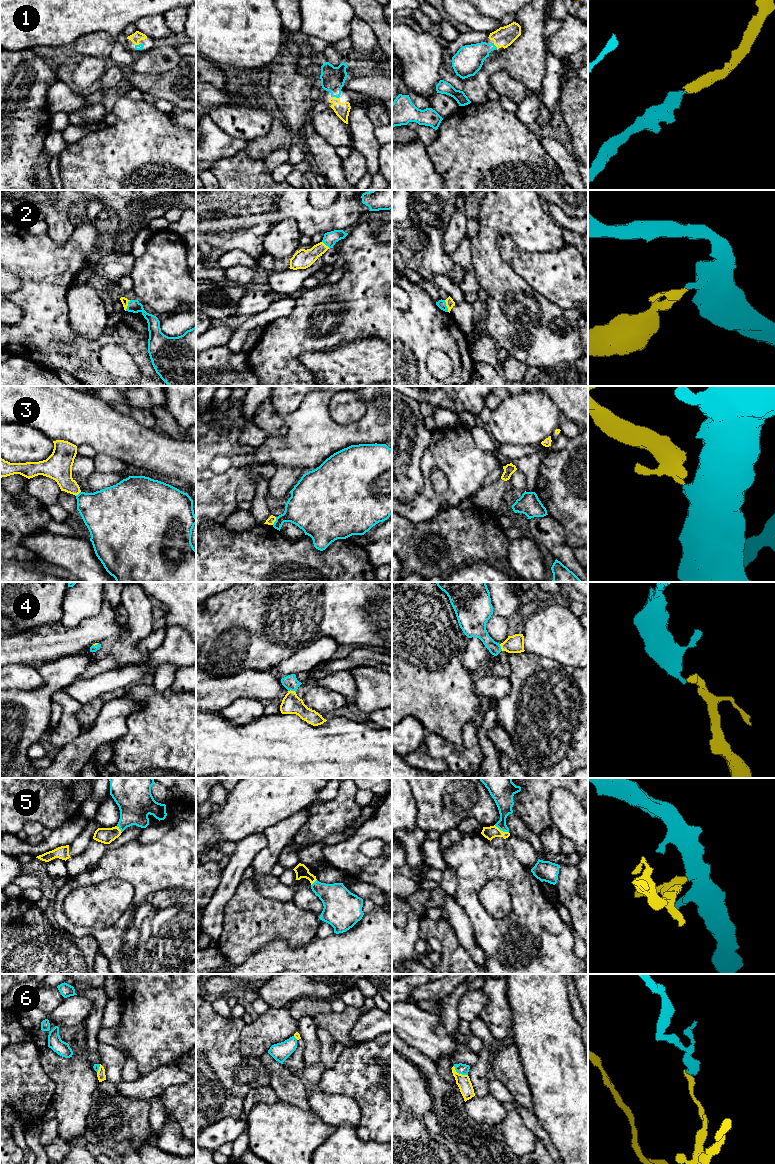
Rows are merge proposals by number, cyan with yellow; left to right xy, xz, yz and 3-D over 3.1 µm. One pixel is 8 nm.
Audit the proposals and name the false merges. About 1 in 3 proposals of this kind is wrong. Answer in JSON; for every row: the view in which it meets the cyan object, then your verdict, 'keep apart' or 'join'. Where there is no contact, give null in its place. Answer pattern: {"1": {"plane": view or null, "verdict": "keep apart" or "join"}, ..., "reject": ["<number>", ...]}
{"1": {"plane": "xz", "verdict": "join"}, "2": {"plane": "yz", "verdict": "join"}, "3": {"plane": "xz", "verdict": "keep apart"}, "4": {"plane": "xz", "verdict": "join"}, "5": {"plane": "yz", "verdict": "join"}, "6": {"plane": "yz", "verdict": "keep apart"}, "reject": ["3", "6"]}

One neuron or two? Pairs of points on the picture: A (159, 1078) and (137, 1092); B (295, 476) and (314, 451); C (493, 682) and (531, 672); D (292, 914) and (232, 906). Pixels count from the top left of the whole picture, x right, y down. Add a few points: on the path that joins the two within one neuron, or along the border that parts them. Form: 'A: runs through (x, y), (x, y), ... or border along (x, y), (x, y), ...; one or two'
A: runs through (154, 1083), (142, 1088); one
B: border along (277, 469), (282, 467), (299, 467), (304, 473); two
C: border along (509, 678), (511, 689), (499, 700); two
D: runs through (277, 914), (247, 914); one

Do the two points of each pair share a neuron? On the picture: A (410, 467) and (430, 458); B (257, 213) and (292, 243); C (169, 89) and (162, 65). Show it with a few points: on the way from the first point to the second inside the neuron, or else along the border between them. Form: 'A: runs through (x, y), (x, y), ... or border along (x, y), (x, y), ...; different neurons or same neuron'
A: border along (430, 442), (420, 462), (422, 486); different neurons
B: border along (295, 220), (282, 219), (275, 223), (264, 237); different neurons
C: border along (181, 56), (178, 63), (165, 72), (140, 72); different neurons

